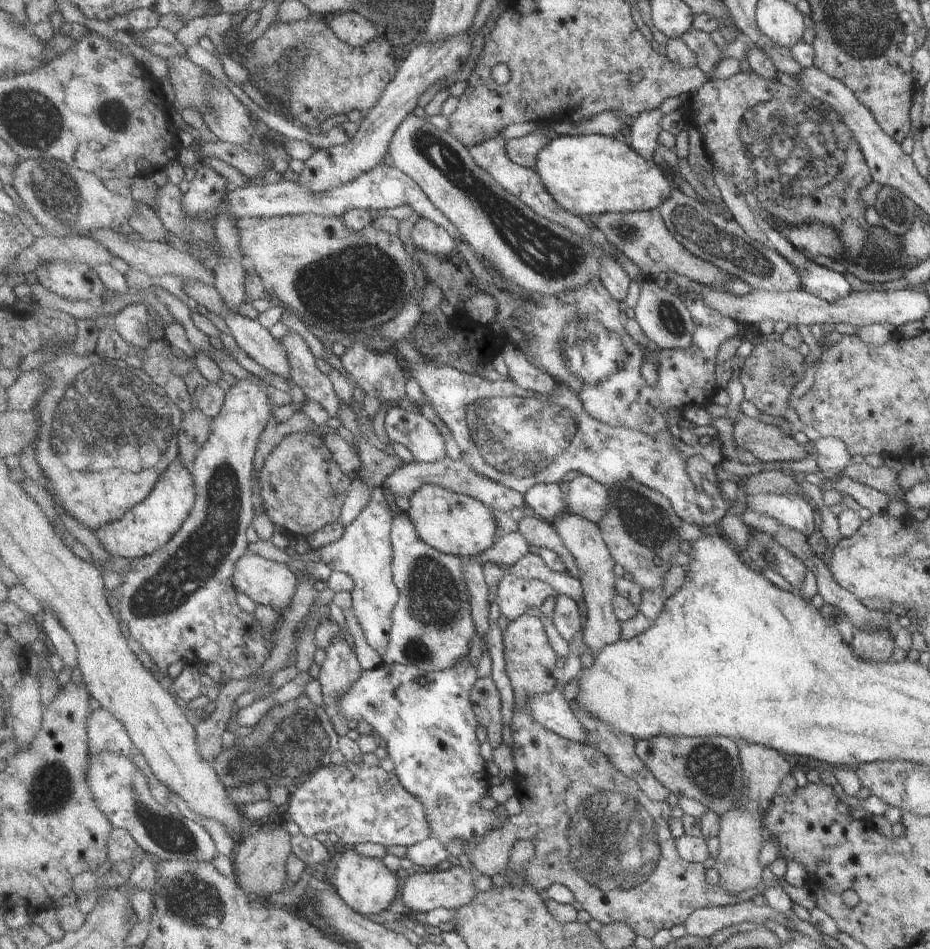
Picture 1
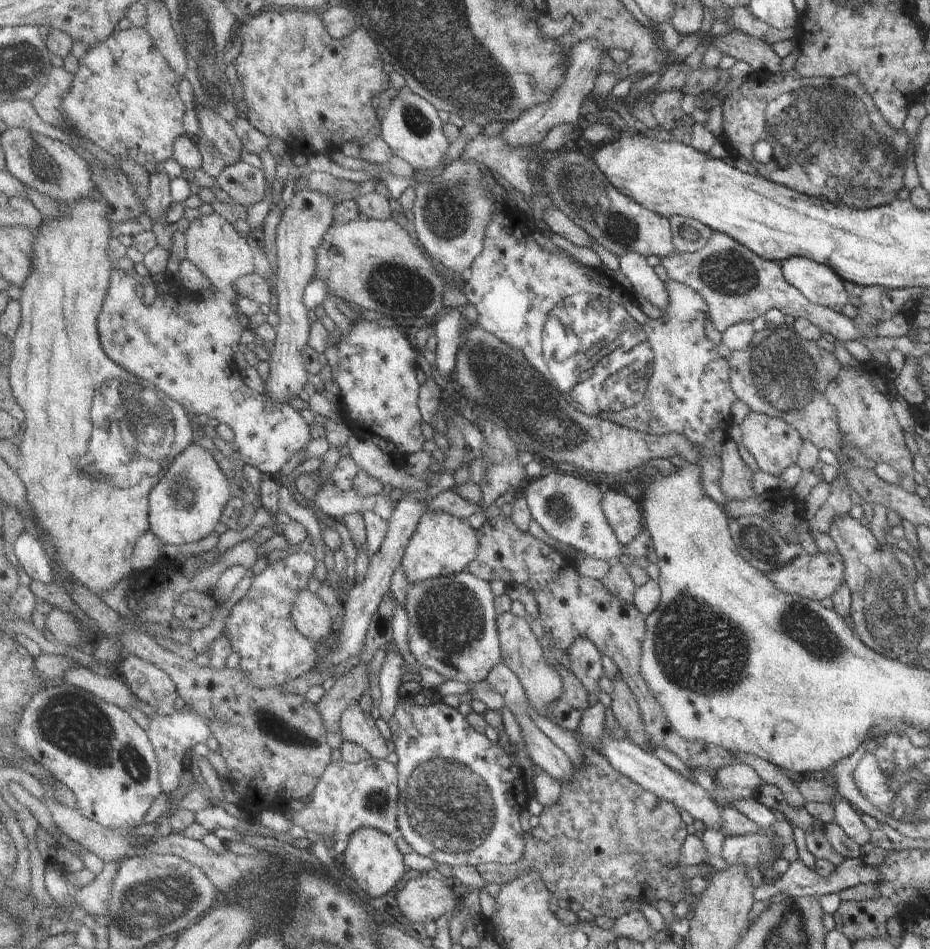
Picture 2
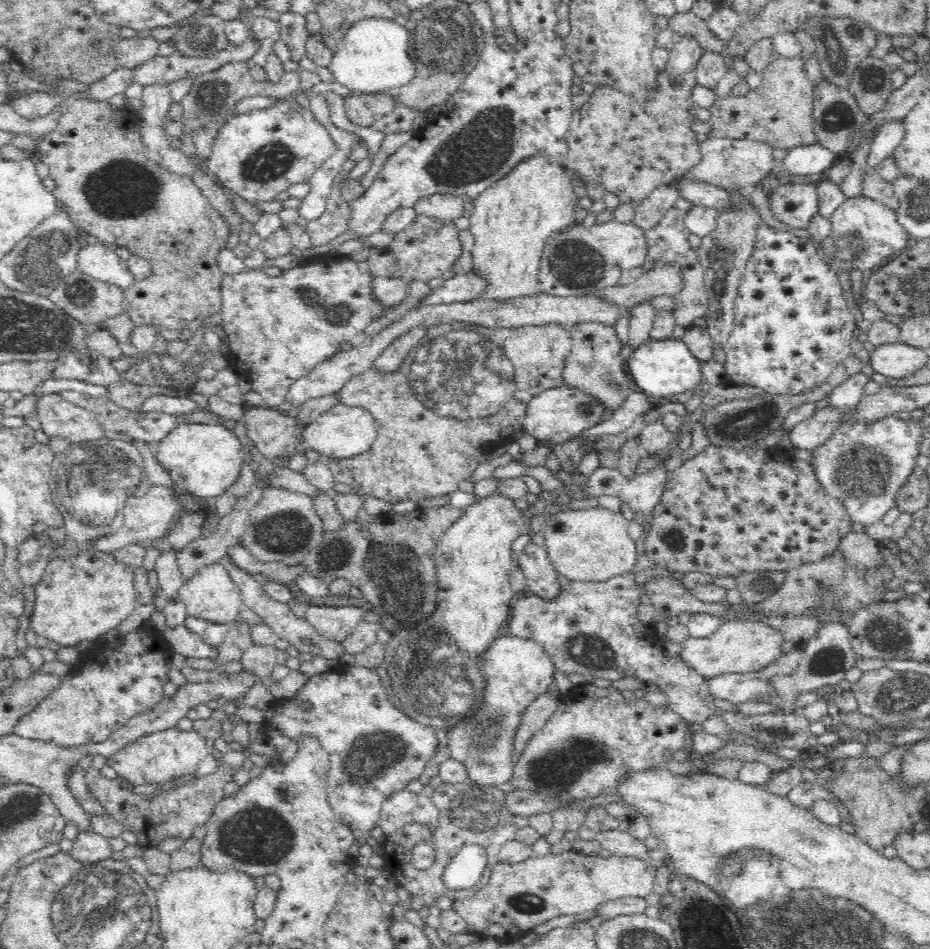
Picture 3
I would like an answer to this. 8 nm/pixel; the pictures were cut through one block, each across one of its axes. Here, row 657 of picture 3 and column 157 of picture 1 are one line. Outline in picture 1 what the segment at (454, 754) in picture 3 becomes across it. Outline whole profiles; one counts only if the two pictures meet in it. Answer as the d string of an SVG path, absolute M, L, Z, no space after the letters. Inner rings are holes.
M179 457L173 466L168 468L154 493L145 502L130 510L125 518L105 525L94 534L114 557L132 560L148 557L158 553L181 532L196 504L196 479Z

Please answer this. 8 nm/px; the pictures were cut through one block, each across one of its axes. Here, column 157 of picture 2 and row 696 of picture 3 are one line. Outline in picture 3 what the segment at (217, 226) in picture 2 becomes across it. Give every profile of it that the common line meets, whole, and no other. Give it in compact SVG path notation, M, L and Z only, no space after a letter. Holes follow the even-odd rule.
M350 660L346 671L314 674L303 684L299 701L281 706L275 721L263 724L264 736L273 740L284 763L294 756L302 740L306 740L307 737L316 740L316 743L327 752L329 767L325 785L329 803L344 825L361 832L372 830L377 825L382 803L393 792L406 789L409 782L422 776L424 769L433 763L432 758L439 750L434 729L414 723L409 716L390 704L385 695L386 672L382 672L382 668L386 668L385 662L374 670L360 664L352 664ZM300 702L309 702L312 710L304 710Z

